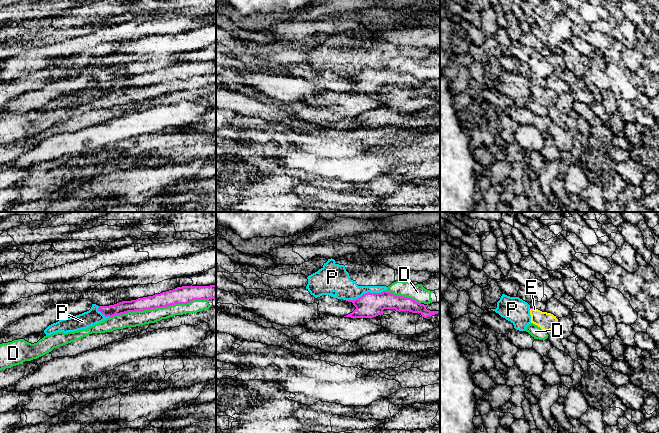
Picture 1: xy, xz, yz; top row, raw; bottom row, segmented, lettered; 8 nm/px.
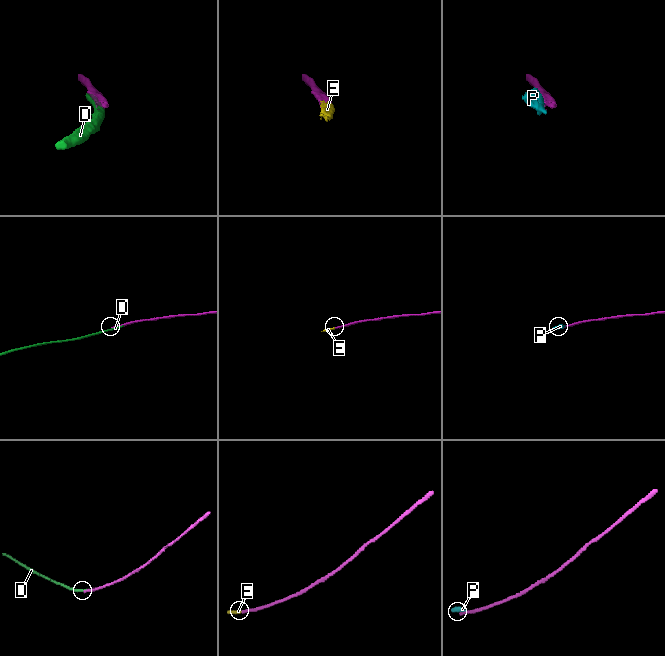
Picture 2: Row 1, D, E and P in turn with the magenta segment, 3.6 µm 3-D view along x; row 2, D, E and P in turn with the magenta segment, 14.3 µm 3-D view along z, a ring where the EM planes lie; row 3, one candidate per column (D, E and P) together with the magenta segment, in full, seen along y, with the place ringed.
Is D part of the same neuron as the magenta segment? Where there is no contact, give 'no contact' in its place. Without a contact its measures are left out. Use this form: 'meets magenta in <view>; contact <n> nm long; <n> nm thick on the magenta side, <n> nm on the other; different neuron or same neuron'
meets magenta in xy; contact 800 nm long; 140 nm thick on the magenta side, 130 nm on the other; different neuron

